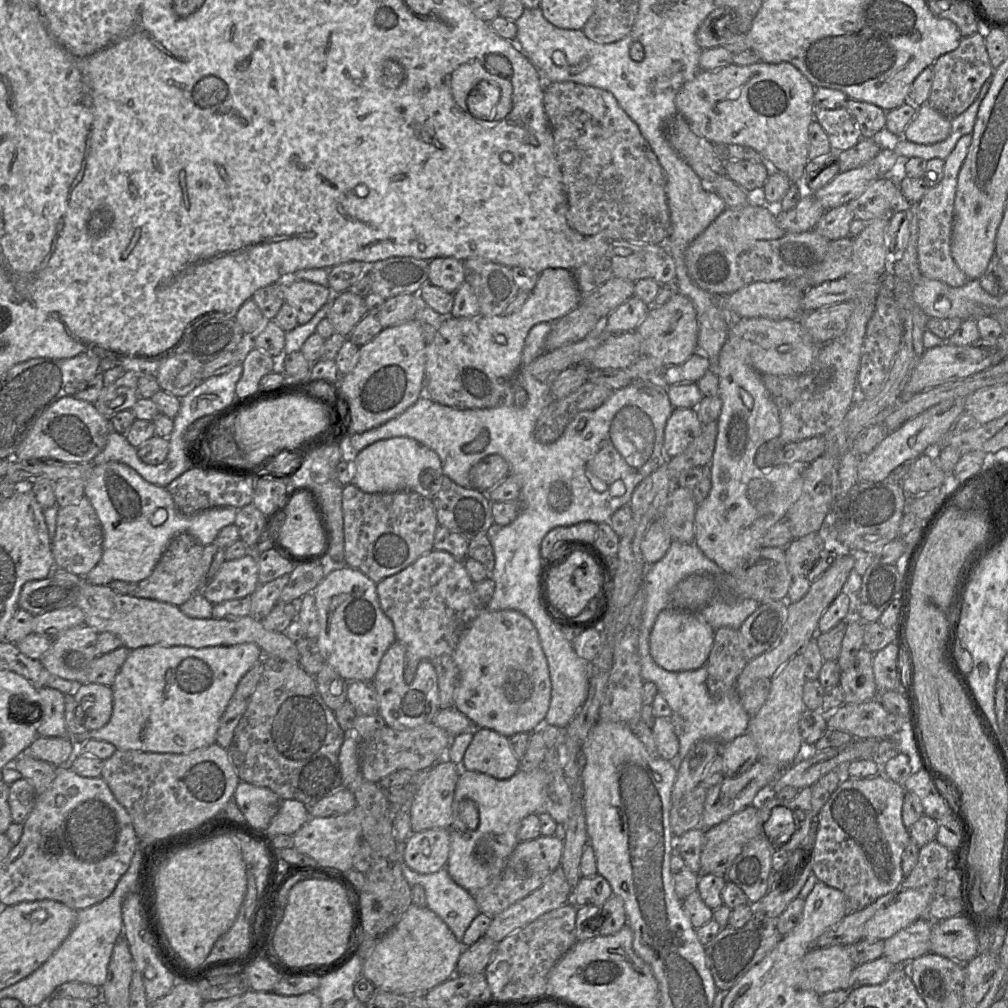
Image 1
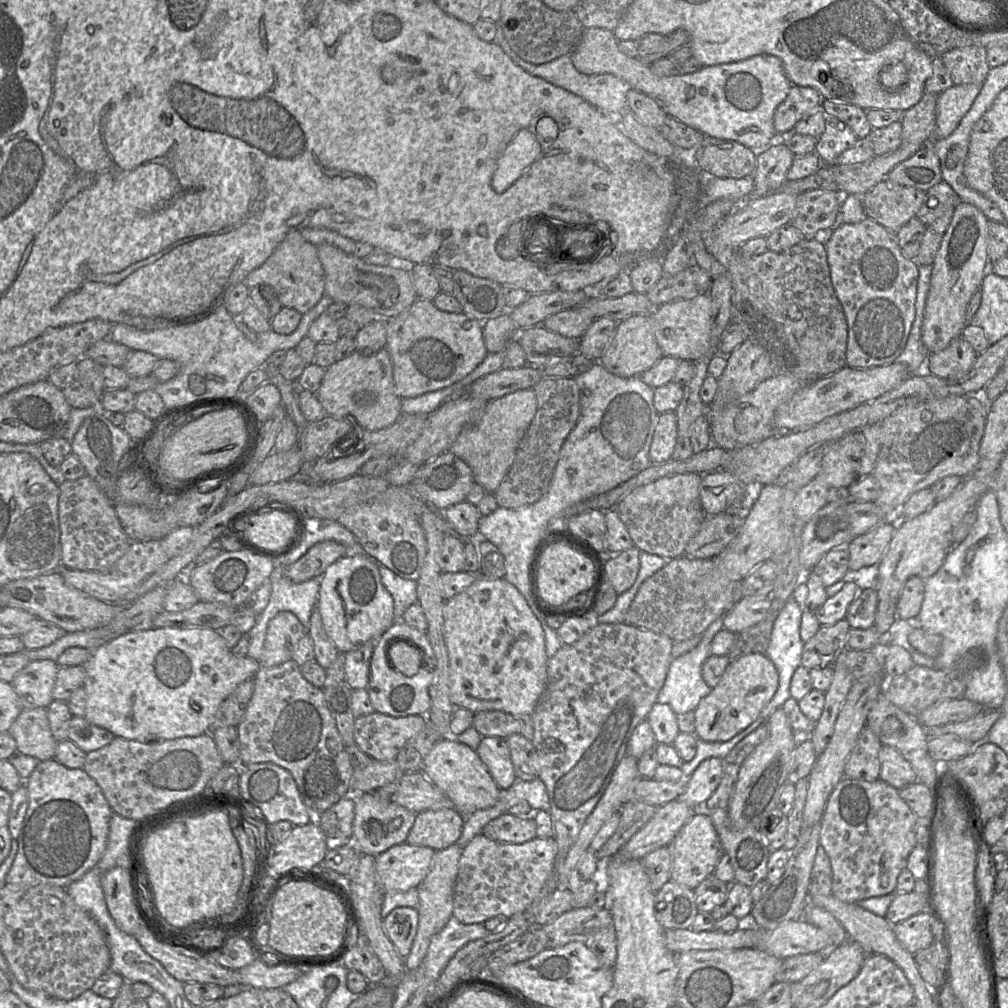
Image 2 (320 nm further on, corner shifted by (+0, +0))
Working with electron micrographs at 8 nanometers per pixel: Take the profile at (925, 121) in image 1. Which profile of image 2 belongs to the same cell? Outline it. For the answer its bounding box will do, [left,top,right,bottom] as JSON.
[935,84,982,139]

